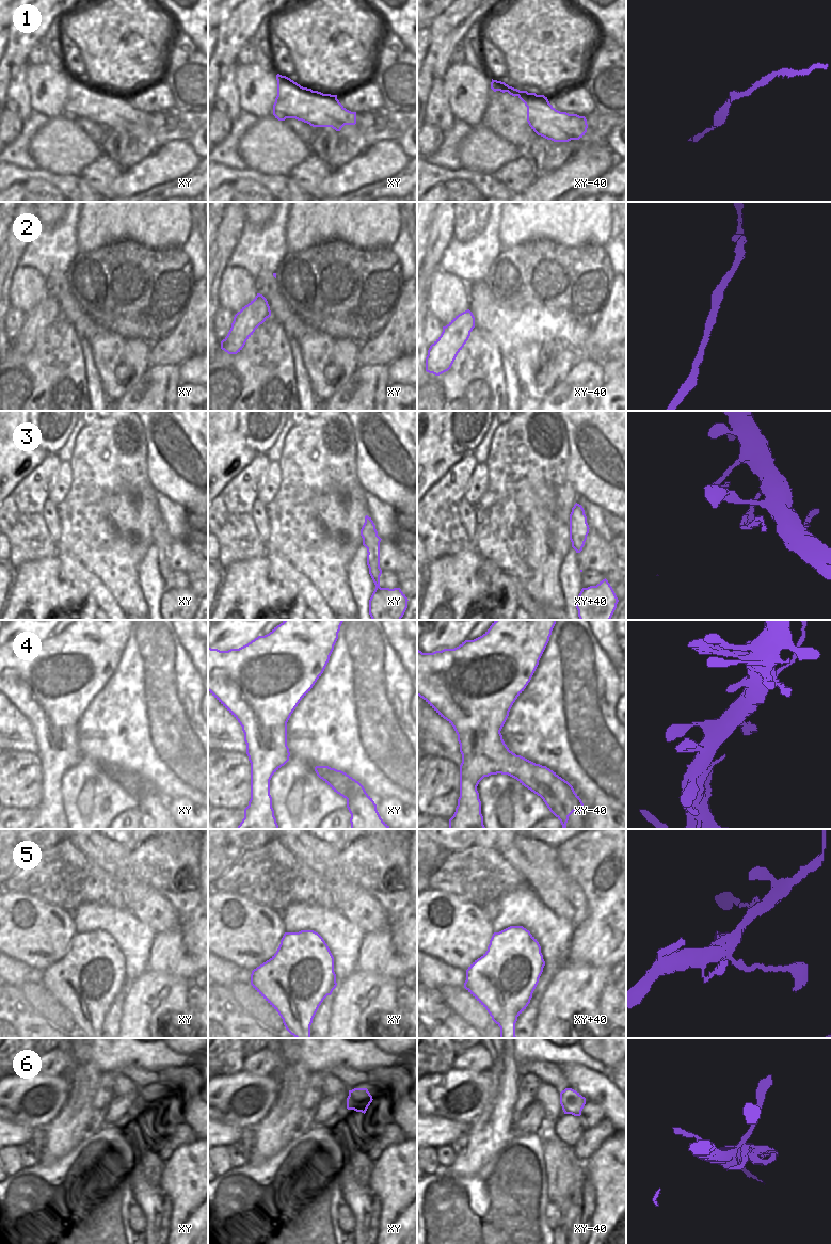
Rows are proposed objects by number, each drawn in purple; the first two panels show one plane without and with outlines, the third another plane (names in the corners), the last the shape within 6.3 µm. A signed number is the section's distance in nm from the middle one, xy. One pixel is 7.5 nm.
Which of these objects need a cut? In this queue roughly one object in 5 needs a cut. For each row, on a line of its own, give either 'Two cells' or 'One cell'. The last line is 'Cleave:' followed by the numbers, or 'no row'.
1: One cell
2: One cell
3: Two cells
4: One cell
5: One cell
6: One cell
Cleave: 3.

